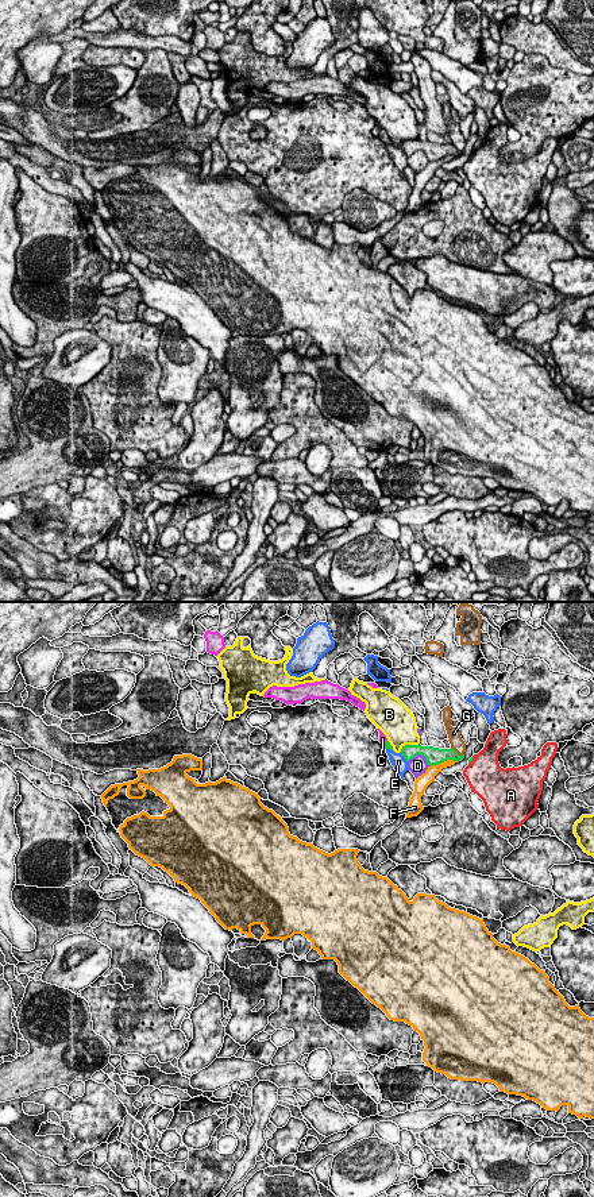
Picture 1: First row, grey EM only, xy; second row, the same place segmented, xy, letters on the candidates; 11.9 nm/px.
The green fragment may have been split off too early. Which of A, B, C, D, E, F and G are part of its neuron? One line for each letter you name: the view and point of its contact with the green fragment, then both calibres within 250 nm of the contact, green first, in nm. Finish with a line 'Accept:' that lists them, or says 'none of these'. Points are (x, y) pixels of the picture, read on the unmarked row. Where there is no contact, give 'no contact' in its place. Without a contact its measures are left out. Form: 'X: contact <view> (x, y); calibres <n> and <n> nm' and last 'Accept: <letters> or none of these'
C: contact xy (384, 138); calibres 90 and 100 nm
Accept: C

